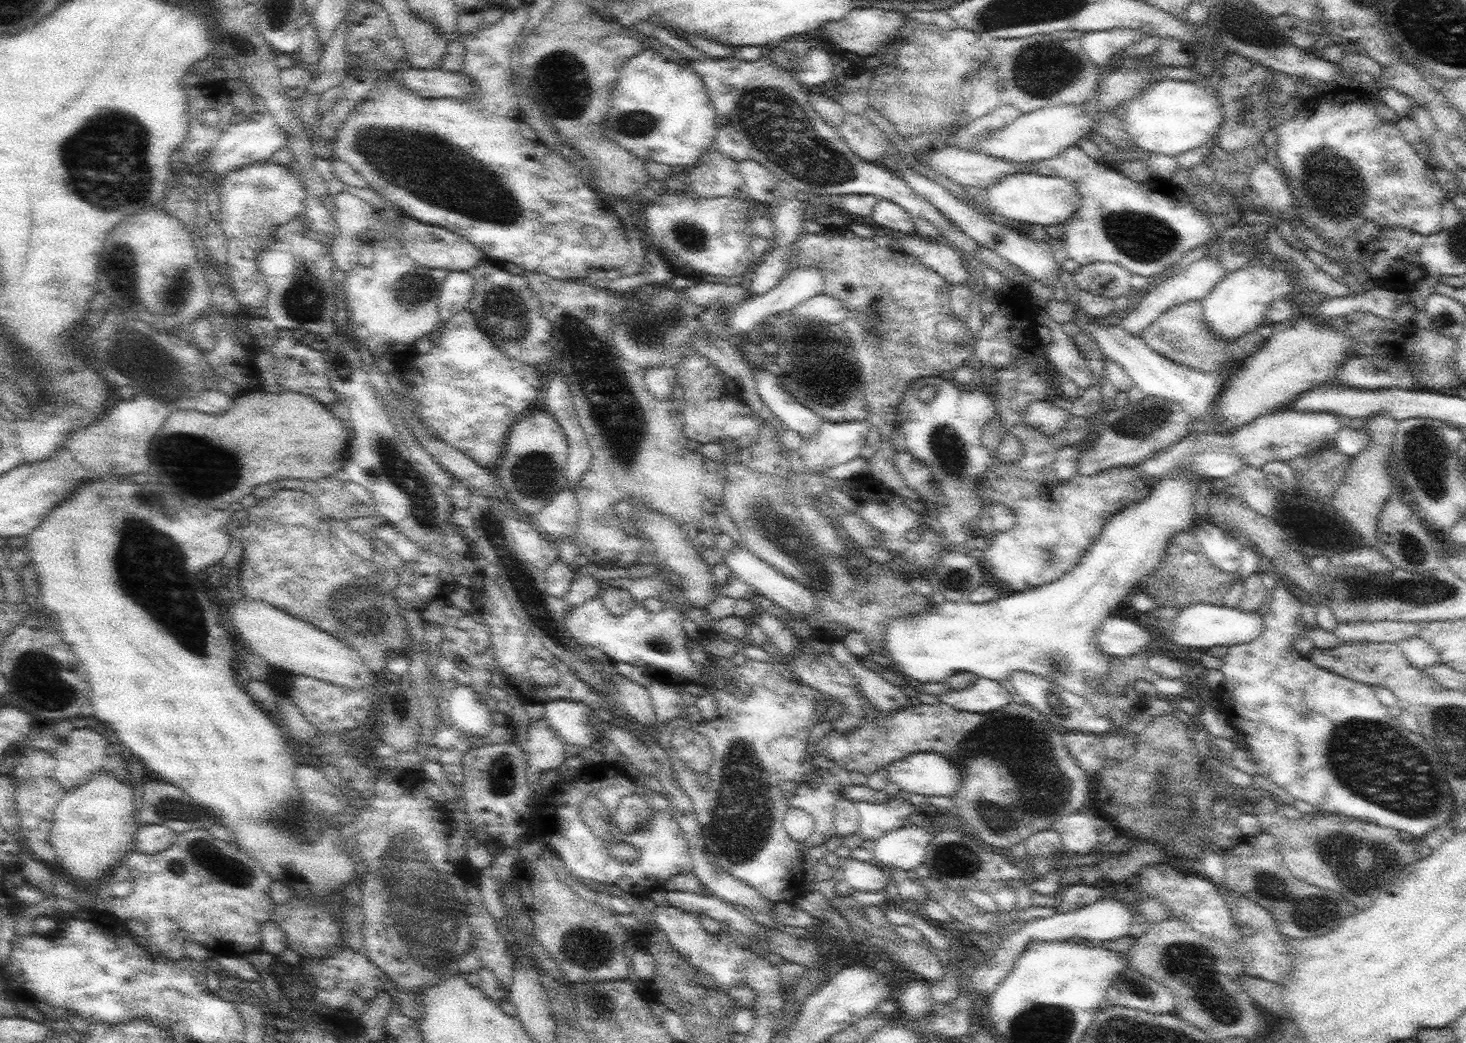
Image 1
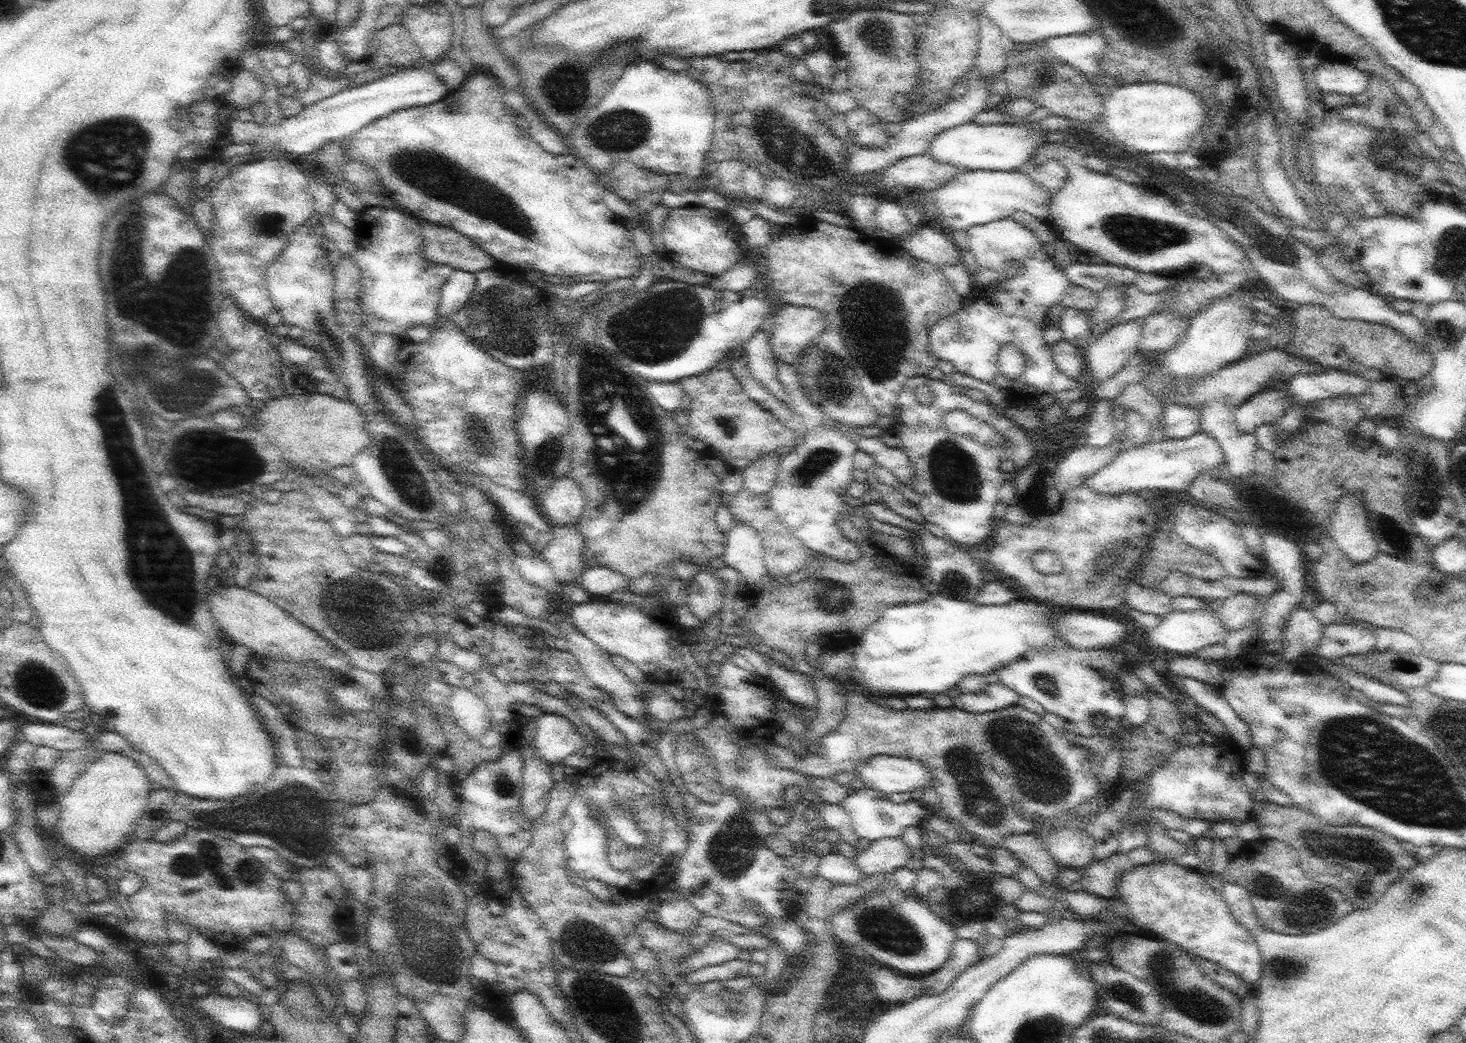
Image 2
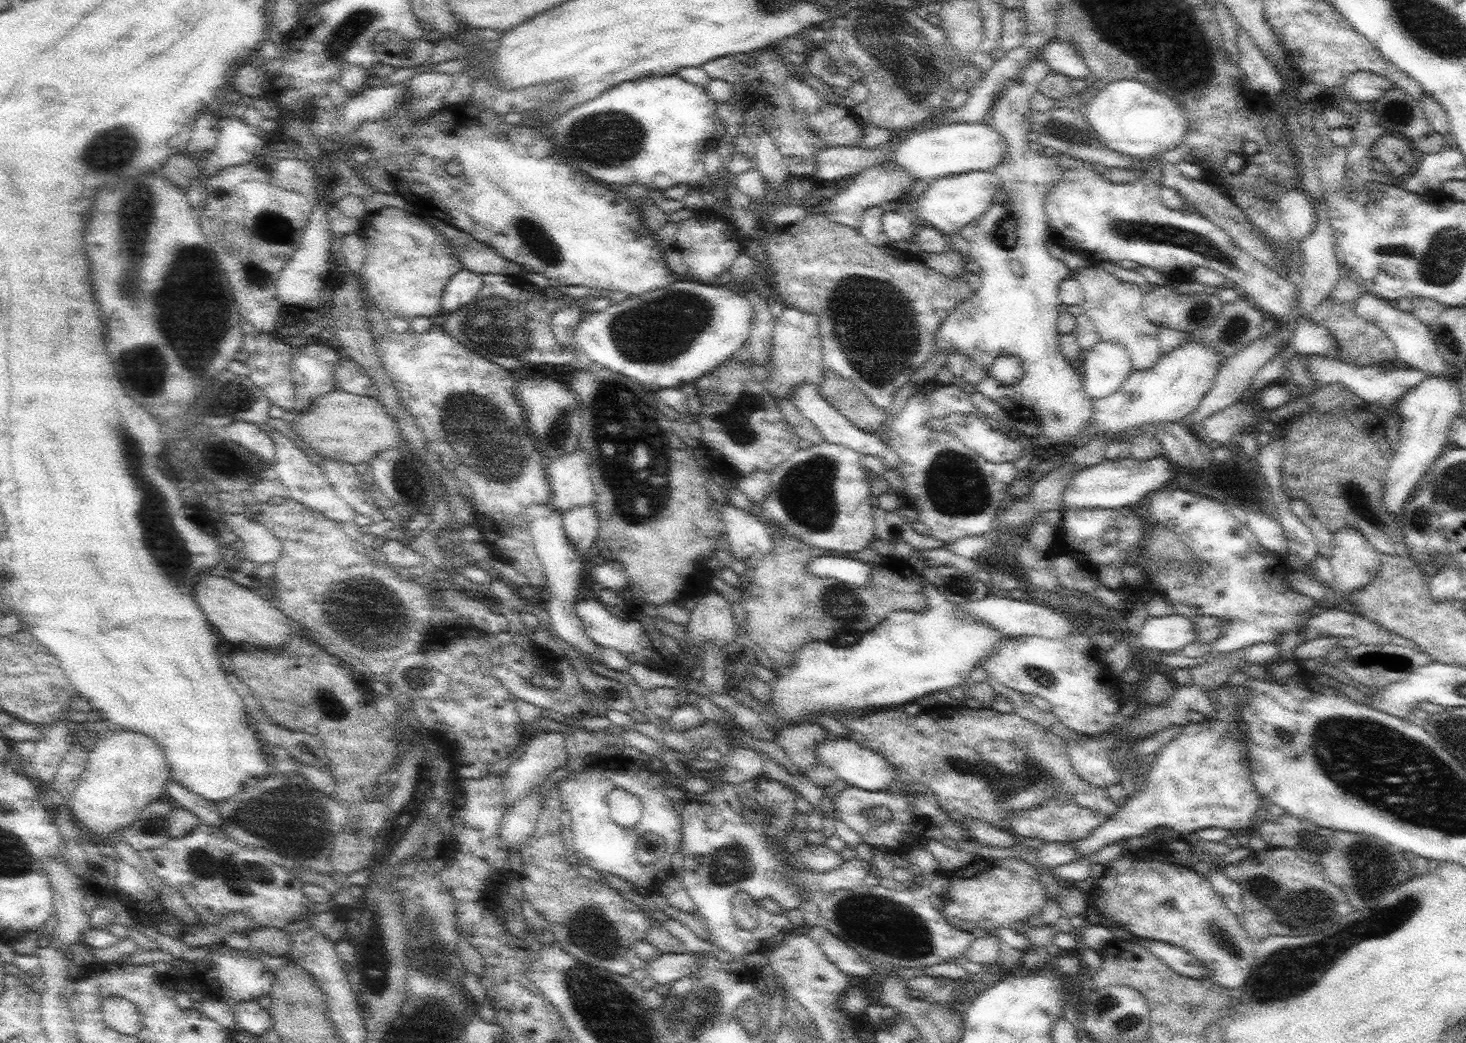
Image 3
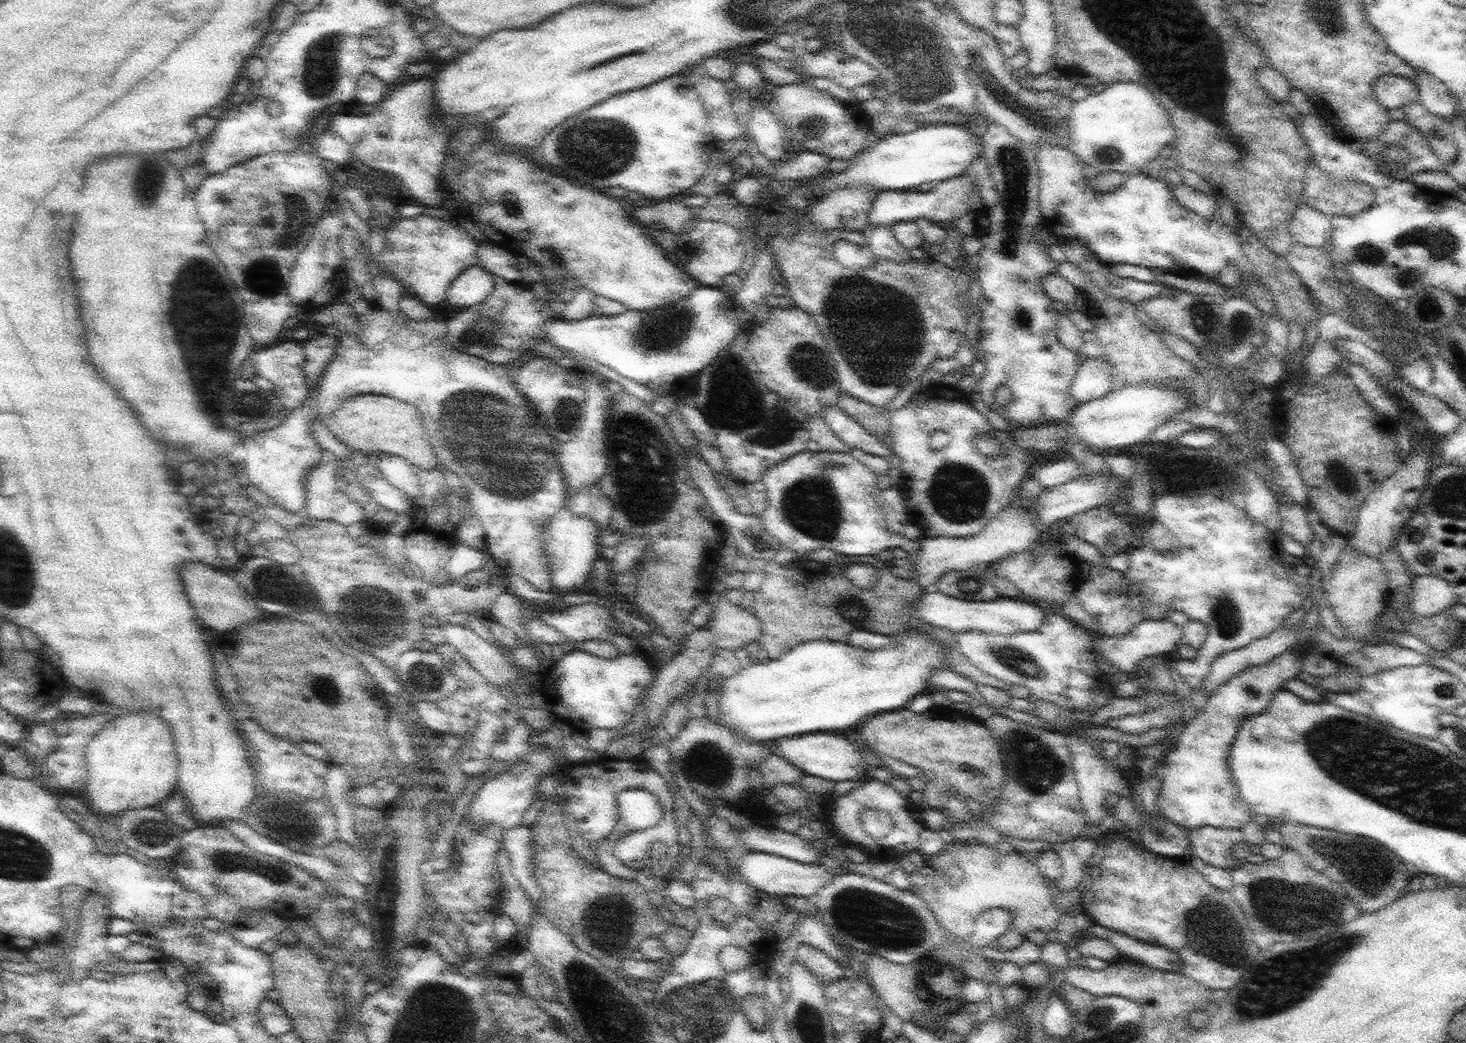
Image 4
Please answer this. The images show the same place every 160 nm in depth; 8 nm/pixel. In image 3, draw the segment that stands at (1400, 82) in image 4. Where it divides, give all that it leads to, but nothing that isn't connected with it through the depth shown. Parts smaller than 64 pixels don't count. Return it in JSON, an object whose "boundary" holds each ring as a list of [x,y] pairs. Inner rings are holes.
{"boundary":[[[1360,71],[1348,75],[1343,82],[1343,90],[1350,94],[1353,100],[1363,104],[1373,103],[1387,90],[1396,87],[1395,84],[1383,76],[1378,76],[1370,71]]]}

